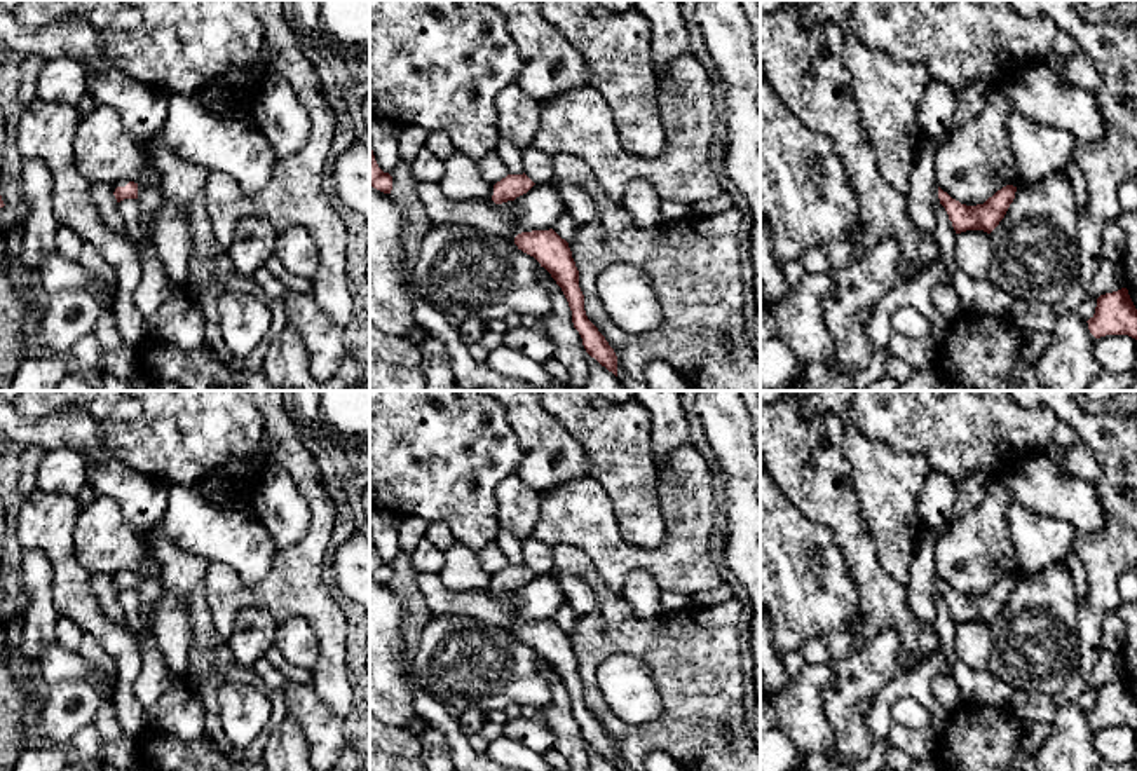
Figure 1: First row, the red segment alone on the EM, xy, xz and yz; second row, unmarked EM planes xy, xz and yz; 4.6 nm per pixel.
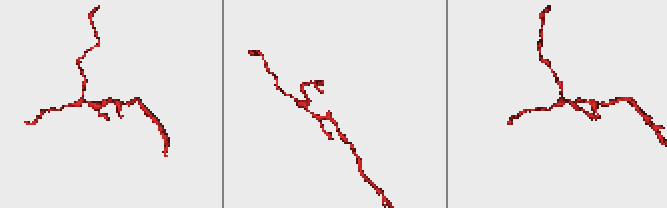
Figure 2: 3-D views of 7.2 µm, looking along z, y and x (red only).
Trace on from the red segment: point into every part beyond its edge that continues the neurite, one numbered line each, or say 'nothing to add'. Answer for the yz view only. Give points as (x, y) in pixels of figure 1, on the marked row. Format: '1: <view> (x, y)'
nothing to add

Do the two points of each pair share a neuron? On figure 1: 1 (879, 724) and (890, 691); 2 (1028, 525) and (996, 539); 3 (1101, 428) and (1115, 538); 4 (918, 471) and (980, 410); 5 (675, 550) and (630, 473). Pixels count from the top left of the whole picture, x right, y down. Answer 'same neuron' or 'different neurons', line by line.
1: same neuron
2: different neurons
3: same neuron
4: different neurons
5: different neurons

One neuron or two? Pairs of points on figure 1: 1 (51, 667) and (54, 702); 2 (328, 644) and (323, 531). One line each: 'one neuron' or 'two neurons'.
1: two neurons
2: one neuron

